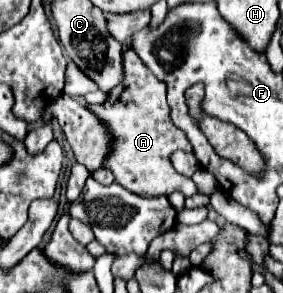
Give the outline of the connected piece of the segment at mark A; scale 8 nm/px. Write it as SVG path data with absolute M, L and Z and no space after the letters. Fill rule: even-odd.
M124 44L124 82L110 90L104 104L90 106L90 110L100 116L104 128L112 136L104 168L114 172L120 186L140 196L168 196L174 190L180 190L188 198L198 193L193 180L178 174L170 160L176 150L192 152L192 146L184 132L172 124L164 82L156 80L156 76L144 68L142 60L128 44Z

